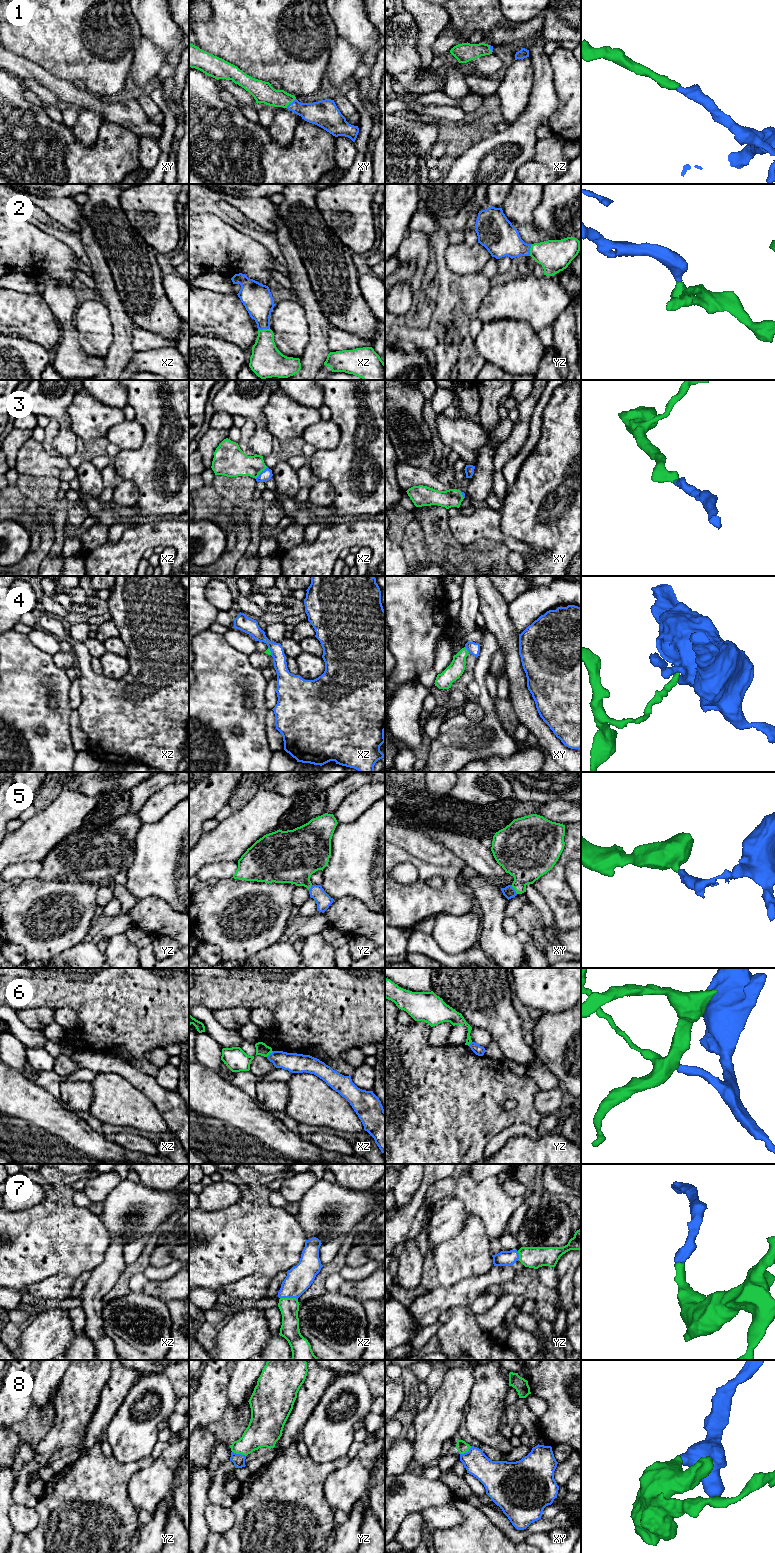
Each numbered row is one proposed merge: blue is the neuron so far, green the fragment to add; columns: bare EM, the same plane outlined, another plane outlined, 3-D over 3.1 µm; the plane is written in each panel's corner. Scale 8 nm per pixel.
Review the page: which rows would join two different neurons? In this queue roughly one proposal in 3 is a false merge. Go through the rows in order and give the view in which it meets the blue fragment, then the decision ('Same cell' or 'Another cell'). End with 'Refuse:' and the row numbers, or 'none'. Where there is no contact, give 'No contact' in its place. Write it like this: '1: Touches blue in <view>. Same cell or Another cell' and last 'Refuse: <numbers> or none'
1: Touches blue in xy. Same cell
2: Touches blue in xz. Same cell
3: Touches blue in xz. Same cell
4: Touches blue in xy. Another cell
5: Touches blue in xy. Same cell
6: Touches blue in xz. Another cell
7: Touches blue in xz. Same cell
8: Touches blue in yz. Same cell
Refuse: 4, 6

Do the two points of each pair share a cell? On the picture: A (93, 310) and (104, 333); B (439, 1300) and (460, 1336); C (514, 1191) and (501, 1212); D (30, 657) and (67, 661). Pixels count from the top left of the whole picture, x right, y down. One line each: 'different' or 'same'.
A: same
B: different
C: different
D: different

